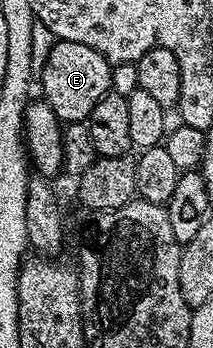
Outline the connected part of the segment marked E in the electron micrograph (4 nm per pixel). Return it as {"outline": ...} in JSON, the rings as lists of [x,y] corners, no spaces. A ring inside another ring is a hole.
{"outline":[[[56,40],[52,44],[54,47],[45,55],[45,64],[39,67],[39,87],[41,83],[41,91],[43,101],[49,108],[57,114],[62,124],[79,123],[88,120],[91,109],[95,109],[95,105],[99,105],[99,101],[104,95],[110,94],[113,86],[113,67],[103,57],[103,53],[95,53],[95,49],[91,49],[91,45],[79,45],[79,41],[63,41]]]}

